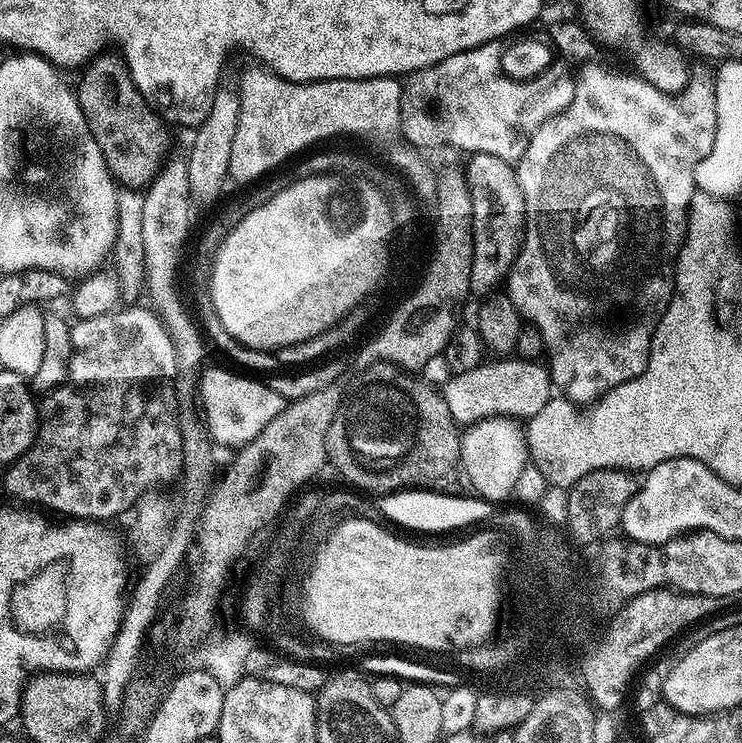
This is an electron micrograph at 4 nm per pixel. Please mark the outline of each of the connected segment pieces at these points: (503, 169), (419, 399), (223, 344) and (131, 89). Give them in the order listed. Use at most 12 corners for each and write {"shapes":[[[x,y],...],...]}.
{"shapes":[[[511,161],[465,165],[472,200],[470,291],[507,279],[525,200]],[[404,384],[420,408],[412,456],[380,476],[392,492],[426,488],[459,467],[461,433],[443,395]],[[218,218],[184,268],[205,337],[243,369],[279,369],[277,355],[246,347],[223,325],[212,298],[213,262],[231,230]],[[123,57],[89,61],[76,100],[112,179],[147,187],[170,130]]]}

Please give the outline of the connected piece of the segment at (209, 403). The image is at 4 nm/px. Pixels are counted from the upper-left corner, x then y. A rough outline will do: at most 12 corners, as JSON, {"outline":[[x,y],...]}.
{"outline":[[209,366],[198,404],[217,445],[248,444],[286,401],[263,379]]}

